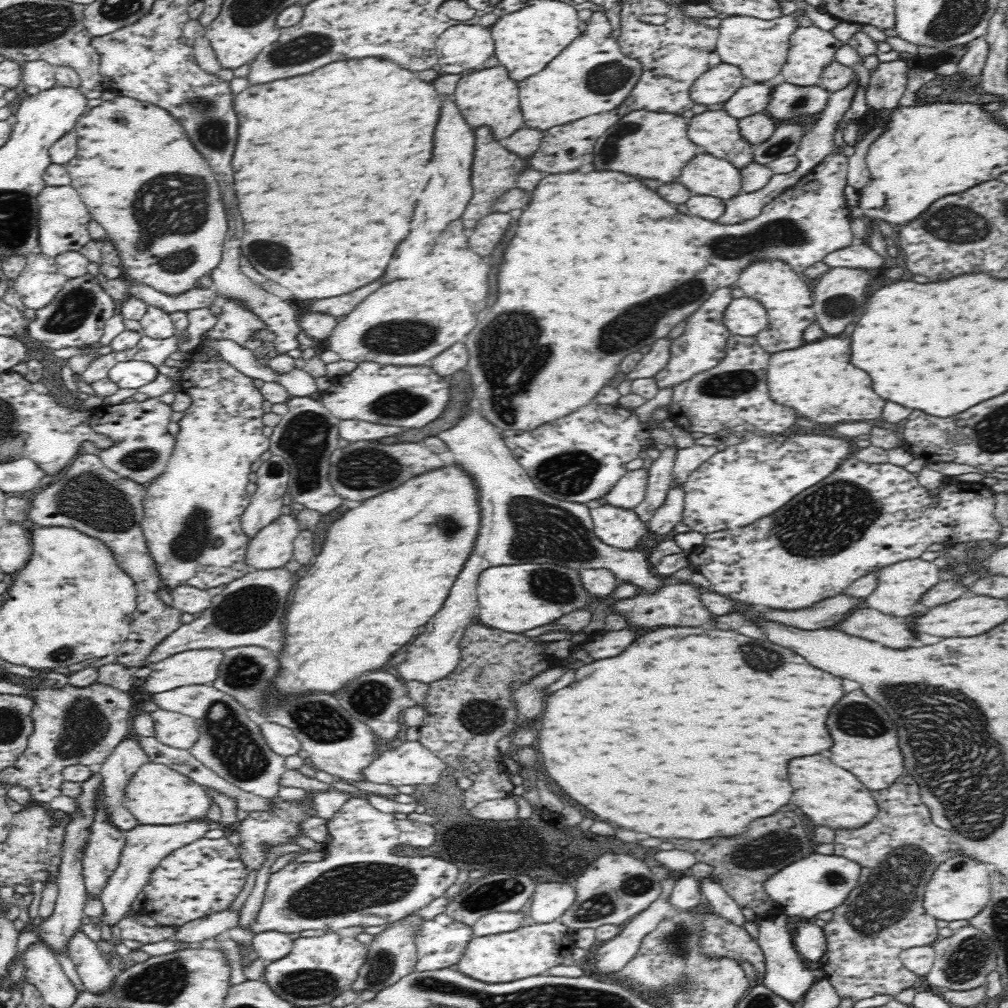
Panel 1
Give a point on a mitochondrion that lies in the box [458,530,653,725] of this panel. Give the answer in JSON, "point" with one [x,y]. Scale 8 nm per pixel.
{"point":[550,585]}

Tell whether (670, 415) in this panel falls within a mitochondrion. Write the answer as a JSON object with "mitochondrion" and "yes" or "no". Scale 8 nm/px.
{"mitochondrion":"no"}

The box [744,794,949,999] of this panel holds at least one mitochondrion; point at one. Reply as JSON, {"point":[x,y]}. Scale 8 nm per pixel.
{"point":[890,895]}

